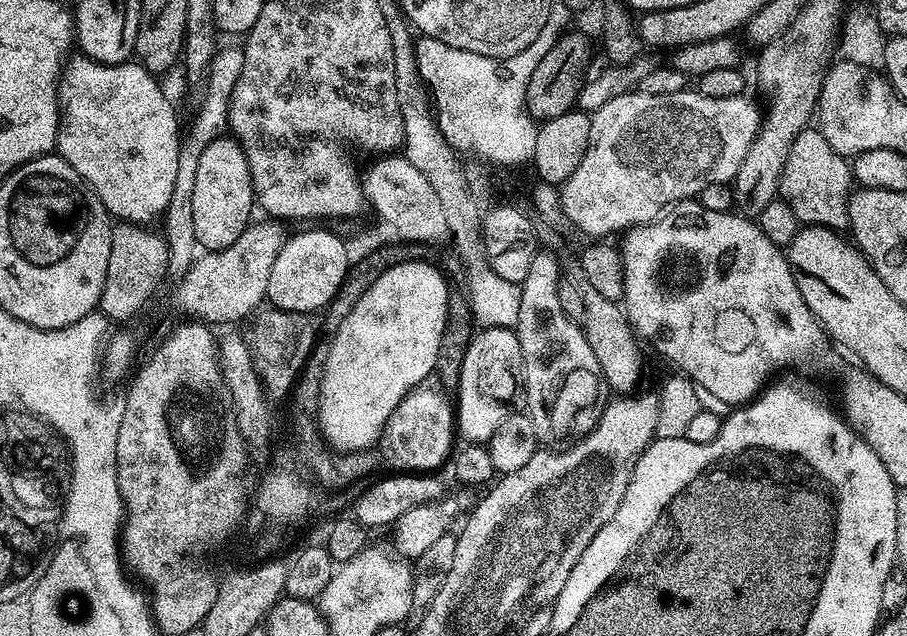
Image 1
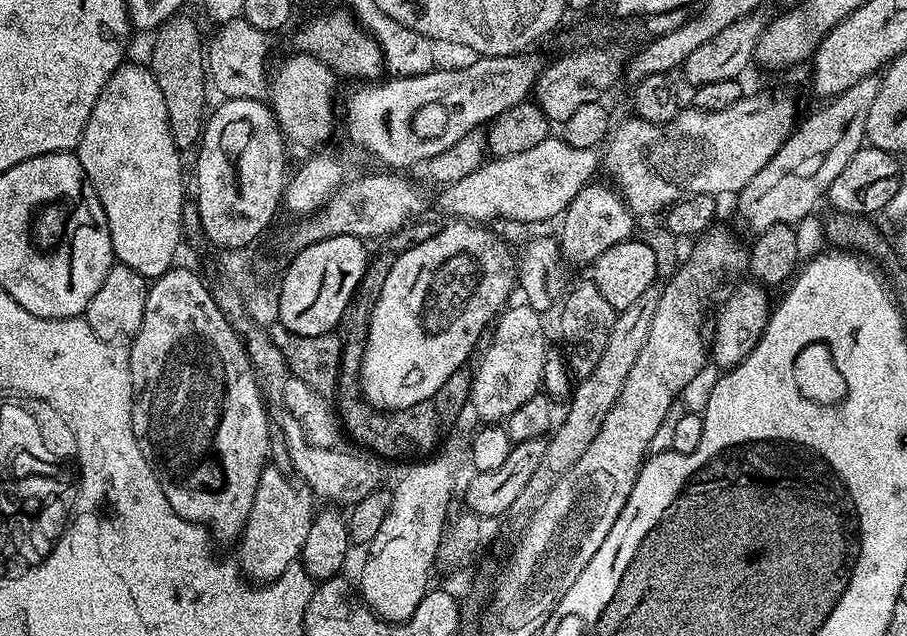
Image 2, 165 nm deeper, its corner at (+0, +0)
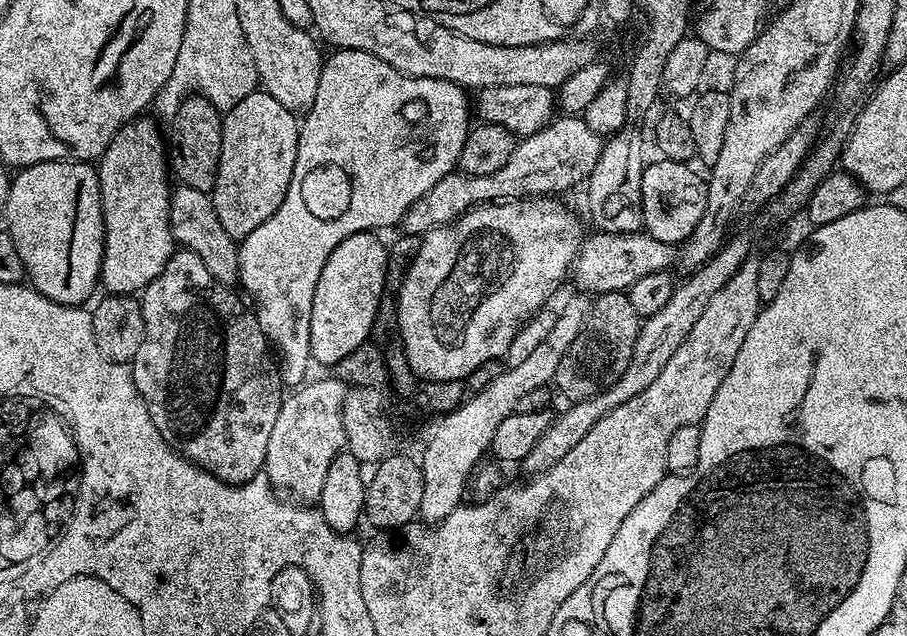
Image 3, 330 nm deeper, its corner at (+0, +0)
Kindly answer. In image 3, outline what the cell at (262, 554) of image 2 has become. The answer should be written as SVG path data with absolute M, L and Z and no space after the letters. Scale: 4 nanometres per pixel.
M312 380L299 385L280 401L278 418L266 446L262 469L269 484L277 490L285 488L296 502L316 502L322 494L326 469L339 452L345 451L345 434L342 426L343 400L346 385L342 381Z

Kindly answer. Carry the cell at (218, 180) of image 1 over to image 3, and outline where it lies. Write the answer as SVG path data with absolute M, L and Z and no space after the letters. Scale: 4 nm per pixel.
M255 90L250 95L242 98L234 107L225 111L222 116L222 150L220 161L216 167L216 181L212 187L210 197L218 219L228 235L237 242L244 239L266 218L270 218L282 206L282 198L286 198L286 190L290 186L290 178L294 174L294 162L298 154L298 134L300 125L297 113L286 110L278 98L269 92Z

